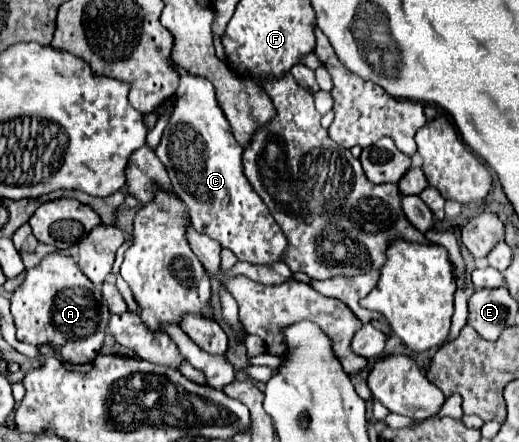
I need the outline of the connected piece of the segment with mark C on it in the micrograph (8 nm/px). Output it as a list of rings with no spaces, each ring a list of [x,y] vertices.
[[[174,64],[174,68],[180,74],[180,84],[176,92],[176,106],[174,112],[164,128],[162,142],[156,148],[156,156],[166,166],[168,176],[172,180],[174,192],[178,198],[186,204],[188,216],[192,226],[214,238],[220,240],[222,248],[228,248],[236,254],[238,260],[250,262],[250,264],[272,264],[282,260],[282,252],[286,250],[286,238],[282,236],[282,230],[272,220],[270,212],[266,212],[266,206],[262,204],[262,198],[250,188],[250,182],[246,176],[242,176],[242,146],[234,140],[230,132],[230,124],[216,100],[216,92],[210,80],[198,74],[190,74],[188,70],[182,70]]]

